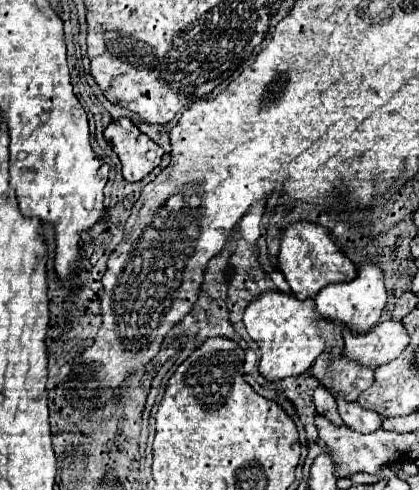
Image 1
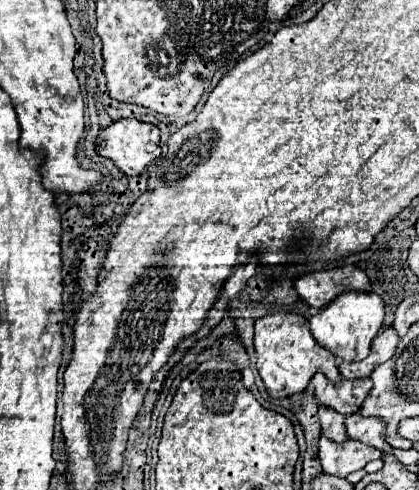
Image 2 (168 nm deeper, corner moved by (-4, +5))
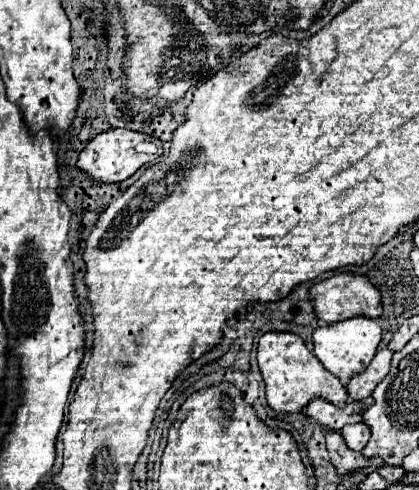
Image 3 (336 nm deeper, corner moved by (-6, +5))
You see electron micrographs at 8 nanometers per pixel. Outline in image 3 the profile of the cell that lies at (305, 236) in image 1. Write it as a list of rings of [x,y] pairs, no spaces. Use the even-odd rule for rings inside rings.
[[[336,273],[330,279],[324,279],[318,285],[312,285],[310,301],[314,305],[316,317],[324,323],[336,323],[340,319],[348,319],[348,317],[356,317],[356,315],[374,317],[374,319],[382,315],[378,289],[368,281],[368,277],[354,275],[354,273]]]

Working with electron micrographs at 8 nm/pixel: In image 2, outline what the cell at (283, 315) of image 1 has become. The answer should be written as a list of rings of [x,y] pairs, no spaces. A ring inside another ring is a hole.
[[[278,311],[278,313],[258,319],[254,325],[254,331],[256,331],[256,335],[254,335],[256,369],[264,381],[264,387],[270,397],[284,399],[294,393],[302,393],[316,373],[324,373],[326,379],[334,385],[338,385],[338,381],[342,381],[342,377],[338,373],[336,357],[330,351],[318,347],[314,337],[310,335],[308,323],[302,315]]]

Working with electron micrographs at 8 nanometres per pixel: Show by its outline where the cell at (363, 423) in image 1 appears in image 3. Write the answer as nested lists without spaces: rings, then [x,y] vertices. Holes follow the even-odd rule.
[[[354,423],[354,425],[346,425],[342,429],[342,437],[346,441],[346,445],[352,449],[352,451],[362,451],[368,443],[368,437],[370,437],[370,429],[366,423]]]

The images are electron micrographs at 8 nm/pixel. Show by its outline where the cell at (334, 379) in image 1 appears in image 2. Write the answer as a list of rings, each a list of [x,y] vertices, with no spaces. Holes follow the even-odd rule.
[[[314,375],[312,379],[316,403],[322,407],[330,407],[342,415],[356,413],[364,403],[364,399],[368,397],[370,389],[372,389],[370,379],[356,379],[356,381],[342,379],[340,385],[328,383],[324,375]]]

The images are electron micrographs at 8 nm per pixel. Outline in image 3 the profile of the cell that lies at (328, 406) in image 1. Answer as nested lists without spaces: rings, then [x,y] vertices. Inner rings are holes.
[[[326,429],[324,435],[326,435],[326,447],[328,447],[328,453],[330,453],[330,461],[334,463],[338,473],[352,473],[354,469],[374,465],[374,459],[366,459],[362,453],[348,449],[340,431]]]

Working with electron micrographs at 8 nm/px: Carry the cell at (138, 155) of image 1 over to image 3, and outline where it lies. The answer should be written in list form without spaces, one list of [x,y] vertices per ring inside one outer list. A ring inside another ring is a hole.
[[[108,129],[100,135],[96,135],[80,153],[78,159],[78,167],[82,171],[86,171],[88,175],[92,175],[96,181],[102,183],[118,183],[128,179],[130,175],[134,175],[144,163],[152,163],[158,151],[160,139],[140,133],[140,131],[132,131],[132,129]]]

